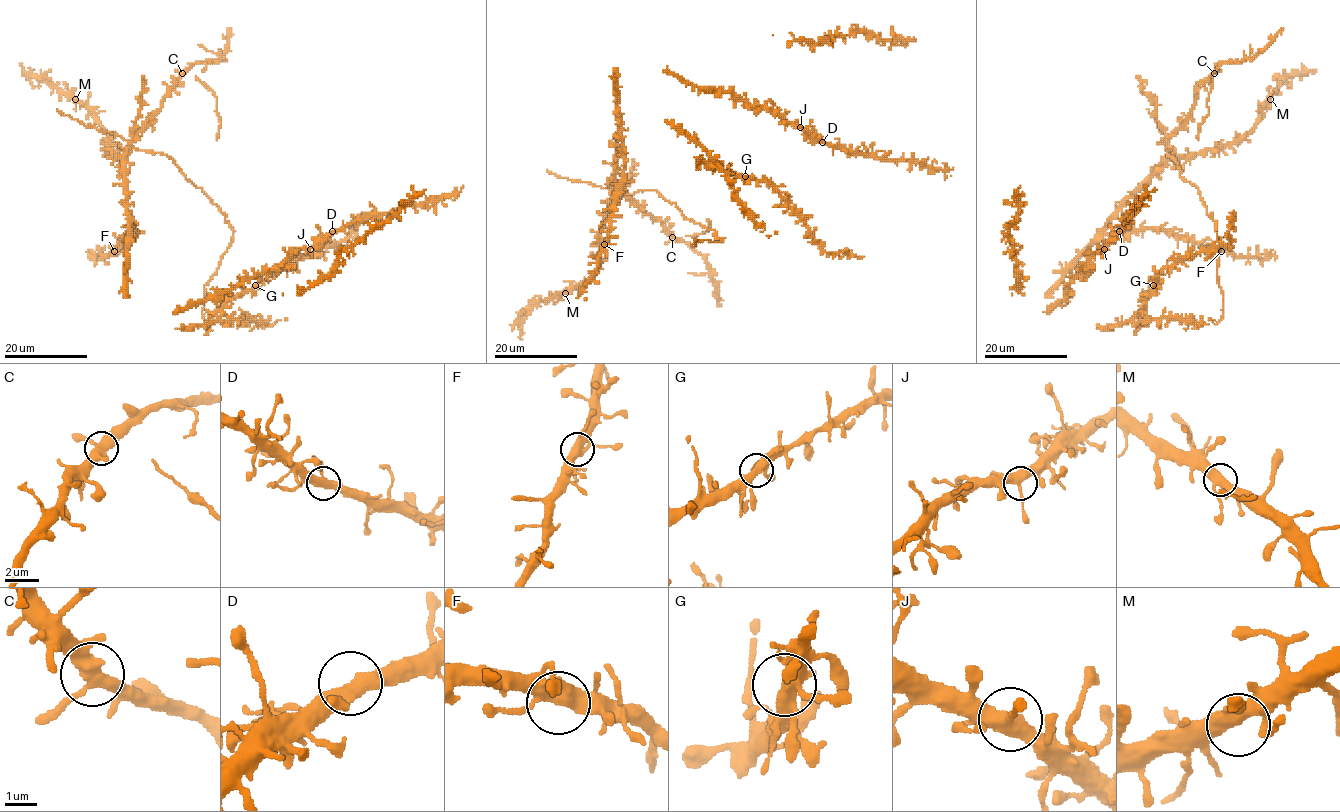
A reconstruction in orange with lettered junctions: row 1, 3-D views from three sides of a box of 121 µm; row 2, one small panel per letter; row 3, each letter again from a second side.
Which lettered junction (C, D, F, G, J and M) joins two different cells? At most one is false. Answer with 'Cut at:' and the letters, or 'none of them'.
Cut at: none of them

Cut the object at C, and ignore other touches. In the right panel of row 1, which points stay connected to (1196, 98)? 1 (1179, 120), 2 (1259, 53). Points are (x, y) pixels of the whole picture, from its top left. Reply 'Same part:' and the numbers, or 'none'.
Same part: 1

